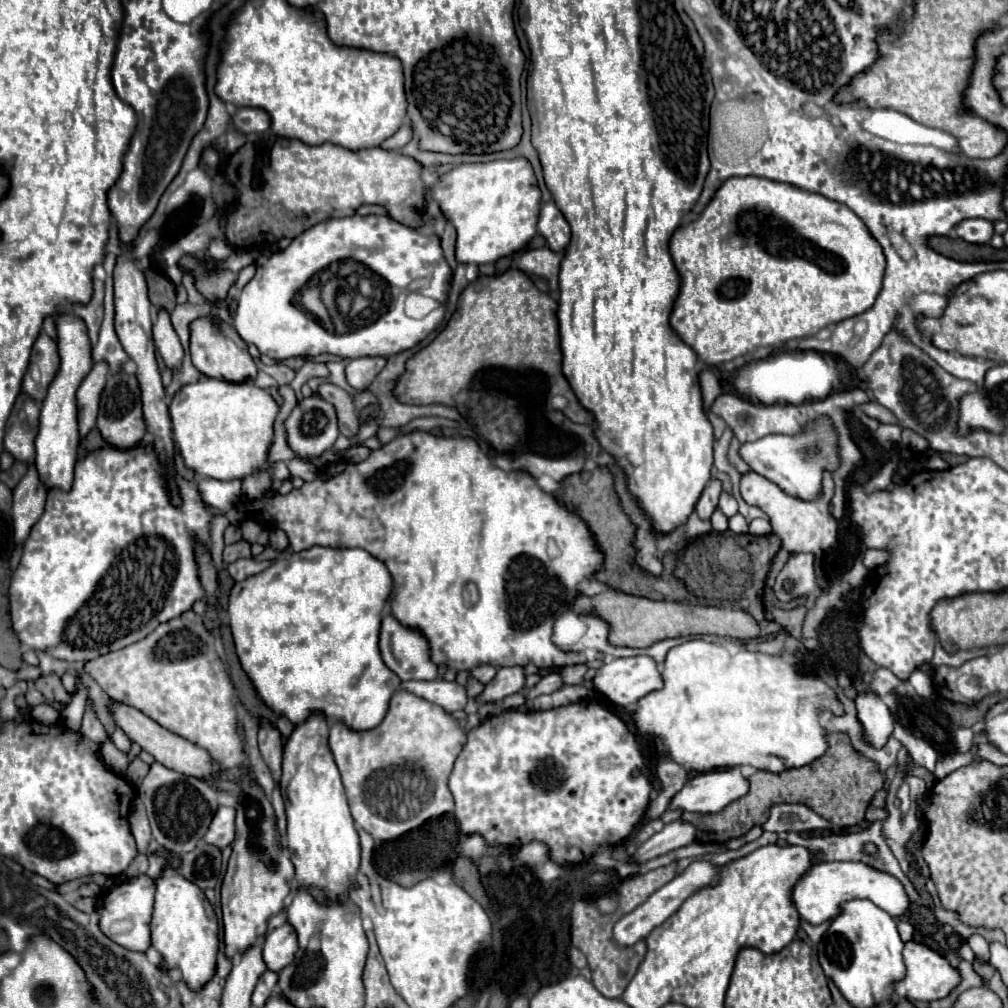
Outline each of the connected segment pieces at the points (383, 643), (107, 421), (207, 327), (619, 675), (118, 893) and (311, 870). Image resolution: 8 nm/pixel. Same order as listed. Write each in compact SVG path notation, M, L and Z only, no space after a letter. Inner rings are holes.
M392 612L386 614L382 620L380 630L380 652L386 662L386 666L400 676L400 680L436 680L438 678L438 666L432 662L430 644L424 638L424 634L418 628L408 628L396 620Z
M116 372L114 376L108 378L108 384L100 398L100 412L96 426L102 438L116 448L134 448L142 442L146 434L146 422L142 416L142 398L140 398L140 386L136 376L126 372ZM130 402L132 402L132 410L130 410Z
M206 316L190 322L190 354L194 366L208 378L218 378L226 382L244 382L256 376L256 364L248 354L246 342L236 334L232 324L226 324L218 318Z
M648 656L616 658L604 664L596 678L596 690L602 692L610 702L630 708L646 694L664 686L658 662Z
M146 874L136 876L128 882L124 882L122 886L114 888L100 900L100 904L98 904L100 928L116 944L120 944L128 950L146 952L150 946L150 926L148 924L150 924L150 916L152 916L152 906L154 906L154 880L148 878Z
M312 712L304 722L296 724L290 738L284 744L282 754L281 794L288 814L288 848L290 858L296 868L296 888L308 888L318 900L336 900L342 894L348 894L354 886L354 874L360 866L360 840L348 810L344 786L340 780L338 766L332 758L328 742L328 718L322 712Z

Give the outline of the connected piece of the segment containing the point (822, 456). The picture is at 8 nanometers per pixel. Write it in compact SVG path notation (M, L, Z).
M816 416L816 422L800 434L770 434L756 442L746 442L740 448L740 456L750 464L750 468L780 486L786 494L800 500L816 500L820 496L822 474L836 472L840 466L838 454L838 432L828 416Z

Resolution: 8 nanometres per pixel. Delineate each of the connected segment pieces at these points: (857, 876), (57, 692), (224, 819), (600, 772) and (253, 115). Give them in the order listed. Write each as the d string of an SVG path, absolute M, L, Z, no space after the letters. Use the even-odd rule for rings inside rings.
M822 862L810 868L810 872L806 872L794 886L796 908L800 916L810 924L822 924L826 920L836 918L836 914L840 914L840 906L854 898L872 900L892 918L910 916L910 898L904 890L904 884L896 876L876 870L864 862Z
M56 674L40 676L34 684L44 694L44 698L48 702L52 702L52 700L60 700L60 702L66 702L66 704L70 702L70 694L64 690L64 686L60 682L60 676L56 676Z
M220 806L204 840L218 846L218 848L226 848L232 844L234 840L234 818L236 818L236 810L234 808L228 808L228 806Z
M584 700L584 702L574 702L568 706L560 706L560 708L552 708L552 710L540 710L540 712L520 712L520 710L504 710L496 716L486 718L478 728L472 728L468 732L468 742L462 748L456 766L450 774L450 790L454 794L454 802L456 802L456 818L460 824L462 834L480 834L488 846L498 846L498 844L506 844L506 846L522 846L528 844L532 840L540 840L546 842L550 848L550 858L556 864L574 864L574 862L582 862L588 860L594 850L600 844L618 844L622 840L626 840L630 836L630 832L634 830L634 826L642 820L646 808L648 808L648 796L652 790L652 784L648 780L648 776L642 770L644 766L644 756L642 756L642 746L638 736L626 726L626 722L614 714L612 710L608 710L604 704L594 702L594 700Z
M240 108L234 116L234 126L238 132L252 134L252 132L266 132L270 130L270 118L266 110L260 108Z

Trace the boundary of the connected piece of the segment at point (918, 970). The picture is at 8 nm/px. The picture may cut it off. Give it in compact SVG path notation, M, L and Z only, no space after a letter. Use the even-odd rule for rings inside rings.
M910 940L904 944L904 962L906 962L906 978L896 984L896 994L908 1000L932 1002L932 1000L946 998L962 980L958 968L950 966L950 962L942 954L938 954L936 950L920 942Z

